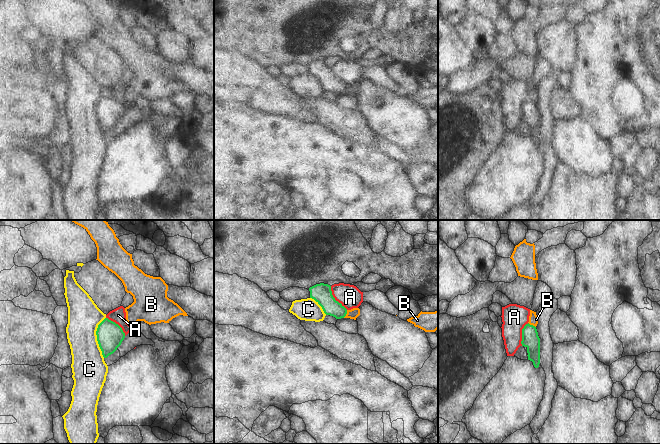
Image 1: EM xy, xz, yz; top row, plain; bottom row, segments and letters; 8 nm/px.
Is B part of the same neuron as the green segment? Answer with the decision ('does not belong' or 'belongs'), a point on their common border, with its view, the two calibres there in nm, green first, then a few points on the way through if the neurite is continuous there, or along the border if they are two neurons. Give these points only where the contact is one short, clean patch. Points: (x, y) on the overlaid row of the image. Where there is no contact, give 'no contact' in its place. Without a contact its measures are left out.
does not belong; meets green in xz at (346, 313); 150 nm thick on the green side, 80 nm on the other; border along xz (347, 310), (343, 317)

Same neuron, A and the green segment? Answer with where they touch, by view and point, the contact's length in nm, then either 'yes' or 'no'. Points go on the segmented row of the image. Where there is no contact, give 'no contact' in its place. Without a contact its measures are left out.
meets green in xz at (334, 299); contact 240 nm long; no

